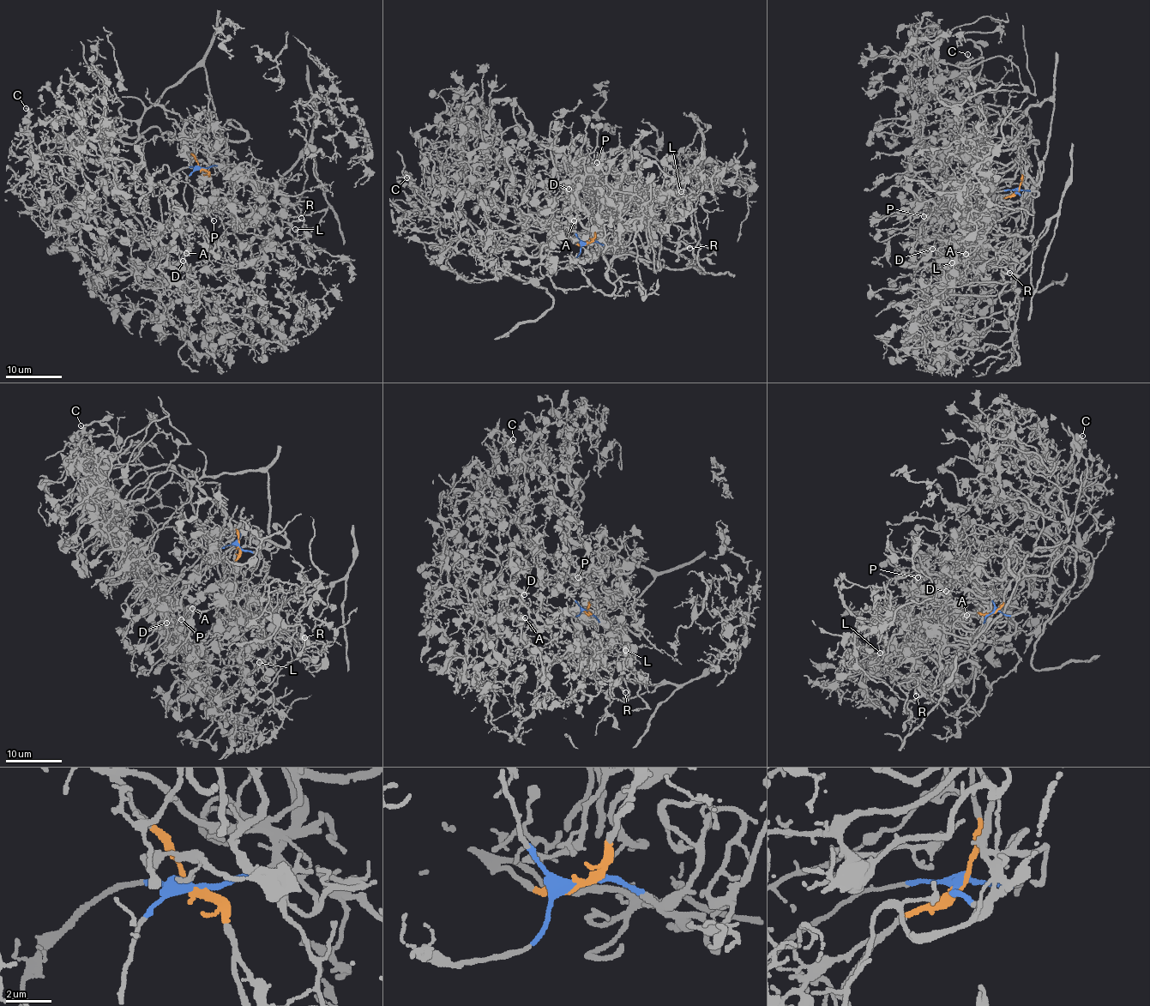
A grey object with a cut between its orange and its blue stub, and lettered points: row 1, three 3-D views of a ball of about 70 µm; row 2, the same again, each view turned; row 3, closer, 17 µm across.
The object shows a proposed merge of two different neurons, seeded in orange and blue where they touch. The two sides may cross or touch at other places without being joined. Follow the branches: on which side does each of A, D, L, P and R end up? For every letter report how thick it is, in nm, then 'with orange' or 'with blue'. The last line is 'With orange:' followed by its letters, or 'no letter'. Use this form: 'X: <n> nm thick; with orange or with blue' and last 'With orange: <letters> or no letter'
A: 110 nm thick; with blue
D: 170 nm thick; with blue
L: 130 nm thick; with orange
P: 140 nm thick; with blue
R: 280 nm thick; with orange
With orange: L, R

